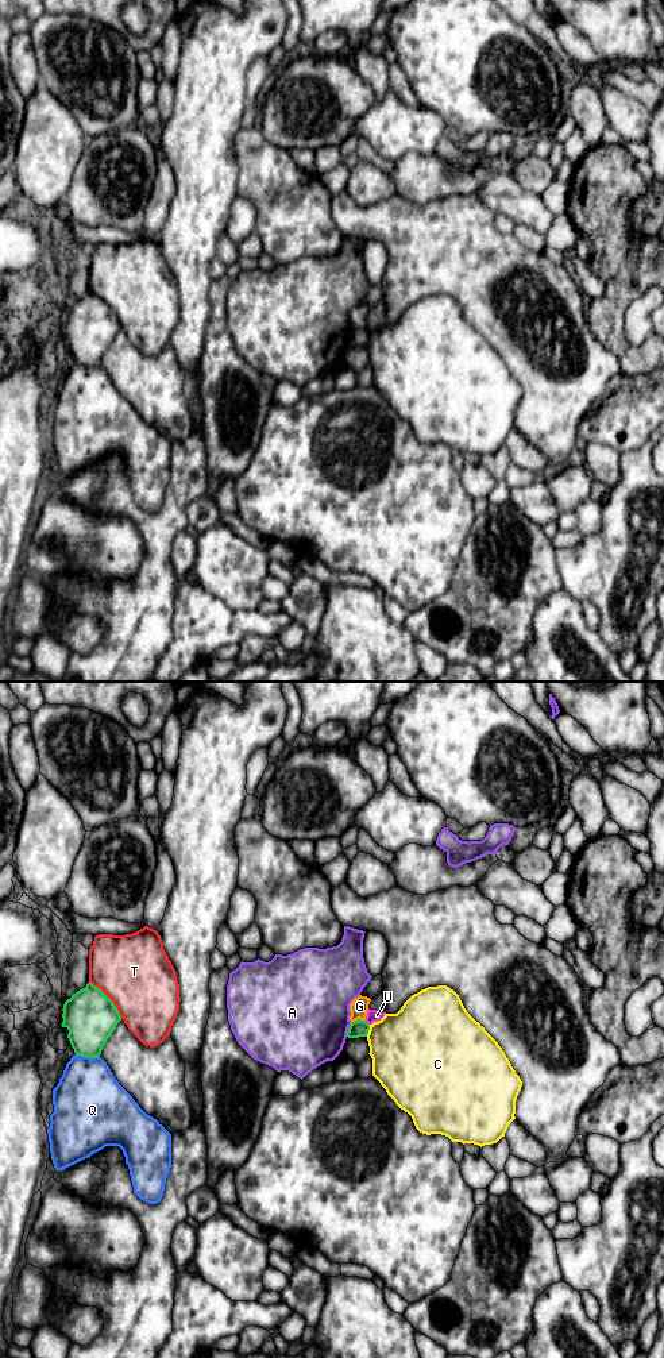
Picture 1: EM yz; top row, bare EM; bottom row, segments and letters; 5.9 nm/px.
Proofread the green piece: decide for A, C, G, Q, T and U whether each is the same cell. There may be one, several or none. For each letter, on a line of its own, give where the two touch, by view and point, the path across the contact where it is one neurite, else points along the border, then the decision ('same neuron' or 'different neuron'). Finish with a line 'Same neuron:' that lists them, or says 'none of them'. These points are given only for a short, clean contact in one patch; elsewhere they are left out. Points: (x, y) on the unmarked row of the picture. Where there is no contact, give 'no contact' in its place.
A: meets green in yz at (348, 339); different neuron
C: meets green in yz at (369, 338); different neuron
G: meets green in yz at (358, 328); border along yz (365, 328), (356, 328), (351, 332); different neuron
Q: meets green in yz at (88, 365); different neuron
T: meets green in yz at (109, 308); different neuron
U: meets green in yz at (367, 332); border along yz (365, 330), (369, 334); different neuron
Same neuron: none of them

